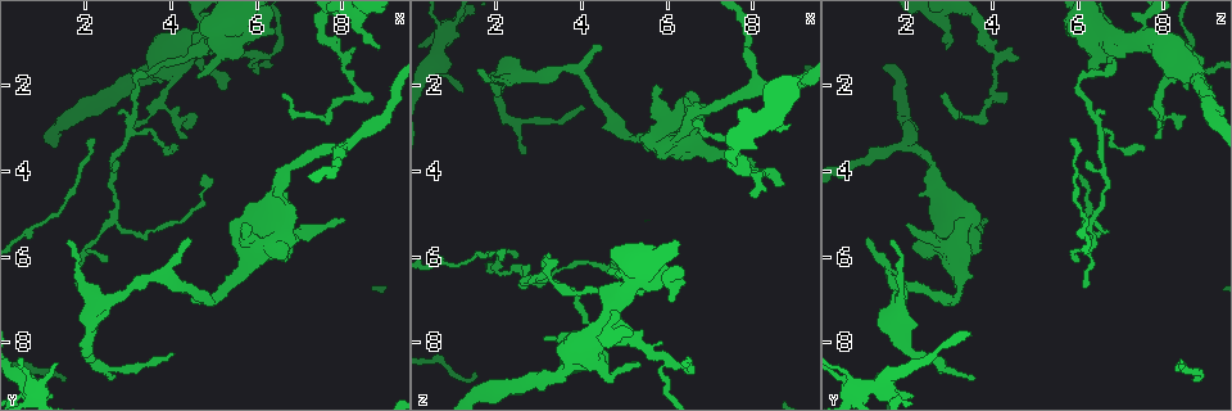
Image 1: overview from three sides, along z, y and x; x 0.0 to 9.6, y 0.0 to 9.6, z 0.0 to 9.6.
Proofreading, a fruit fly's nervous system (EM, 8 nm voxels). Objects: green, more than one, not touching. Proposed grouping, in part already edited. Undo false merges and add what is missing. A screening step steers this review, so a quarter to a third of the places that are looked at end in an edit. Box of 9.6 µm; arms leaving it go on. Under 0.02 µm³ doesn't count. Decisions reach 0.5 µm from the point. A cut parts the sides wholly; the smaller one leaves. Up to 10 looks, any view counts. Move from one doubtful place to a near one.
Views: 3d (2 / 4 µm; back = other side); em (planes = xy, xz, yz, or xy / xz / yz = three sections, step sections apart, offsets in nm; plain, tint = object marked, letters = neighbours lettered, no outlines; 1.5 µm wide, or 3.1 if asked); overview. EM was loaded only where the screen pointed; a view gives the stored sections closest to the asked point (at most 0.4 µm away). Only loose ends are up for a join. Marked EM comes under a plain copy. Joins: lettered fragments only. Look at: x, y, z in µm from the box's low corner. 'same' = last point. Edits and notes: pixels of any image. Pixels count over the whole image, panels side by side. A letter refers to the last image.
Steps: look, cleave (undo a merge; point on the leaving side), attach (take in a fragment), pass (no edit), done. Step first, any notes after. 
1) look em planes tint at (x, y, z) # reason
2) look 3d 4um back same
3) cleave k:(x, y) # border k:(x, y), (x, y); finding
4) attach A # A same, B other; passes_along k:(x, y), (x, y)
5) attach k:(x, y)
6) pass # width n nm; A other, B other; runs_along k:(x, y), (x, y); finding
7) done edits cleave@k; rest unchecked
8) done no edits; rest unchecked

look 3d 4um at (1.75, 6.80, 6.10) # branch stops here

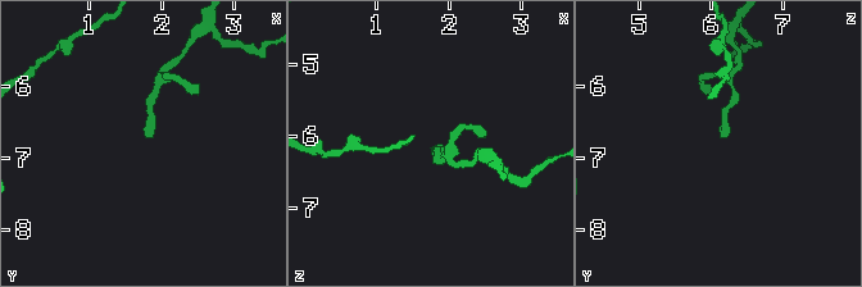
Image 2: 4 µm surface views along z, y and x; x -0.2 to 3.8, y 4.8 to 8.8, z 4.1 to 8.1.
look em planes letters at (1.80, 6.75, 6.20)

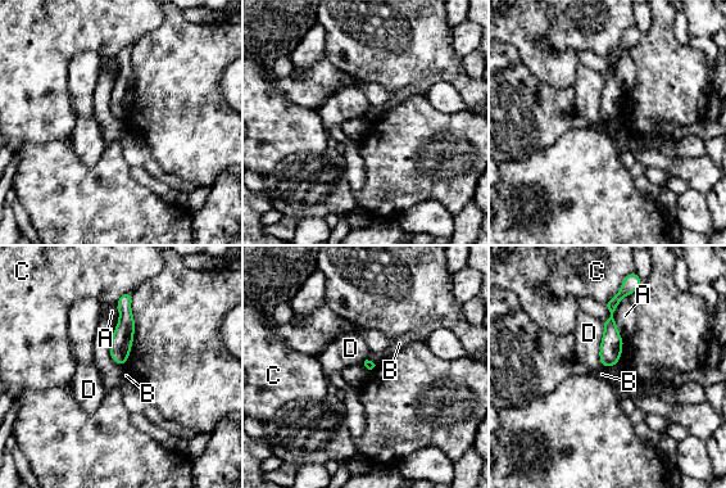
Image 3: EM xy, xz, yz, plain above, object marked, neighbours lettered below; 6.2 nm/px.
pass # A other, B other, C other, D other; border 3:(603, 366), (607, 367); no lettered fragment goes on from it

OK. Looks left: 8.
look em planes tint at (4.55, 1.30, 8.80) # thick turns thin

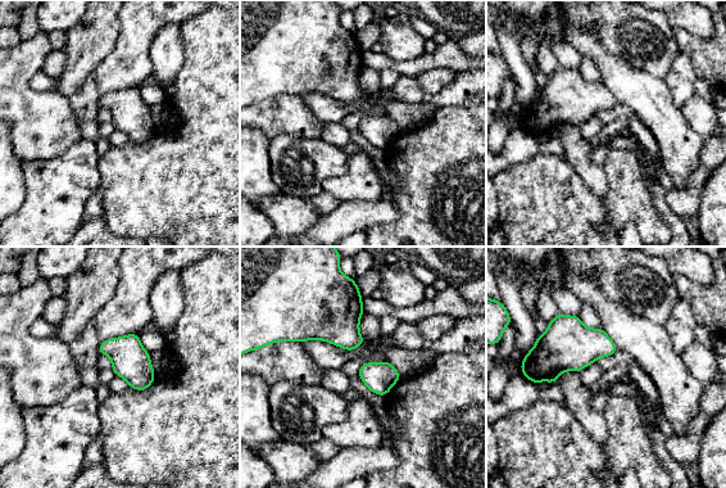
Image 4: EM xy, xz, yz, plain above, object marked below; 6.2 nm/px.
look em planes letters same # see the neighbours

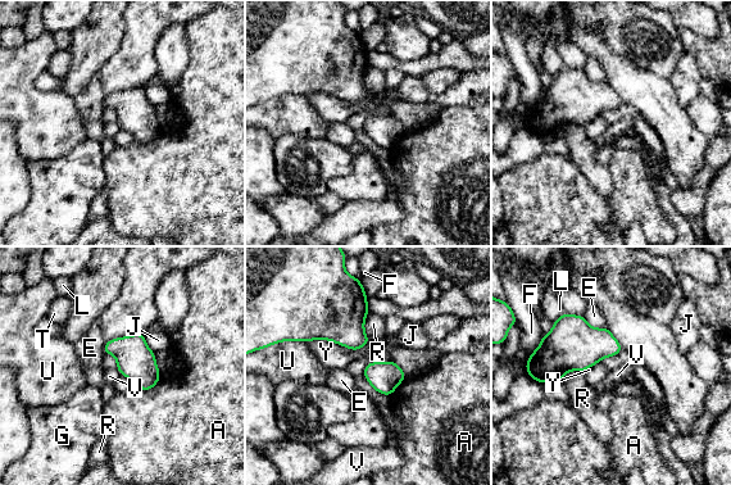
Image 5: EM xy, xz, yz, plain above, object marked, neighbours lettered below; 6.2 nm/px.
pass # A other, E other, F other, G other, J other, L other, R other, T other, U other, V other, Y other; border 5:(584, 316), (591, 326), (605, 327); one neuron here

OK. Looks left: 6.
look em xy step 8 letters at (5.65, 5.25, 2.00) # free end

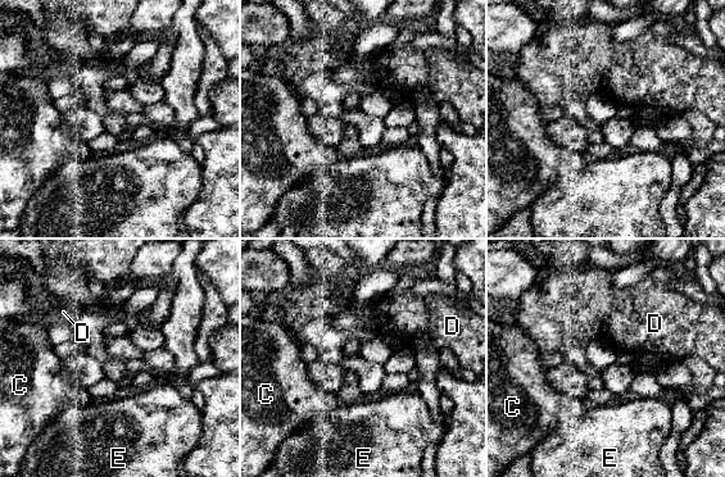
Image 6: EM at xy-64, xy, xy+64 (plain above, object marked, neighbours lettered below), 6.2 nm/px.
look em planes letters same

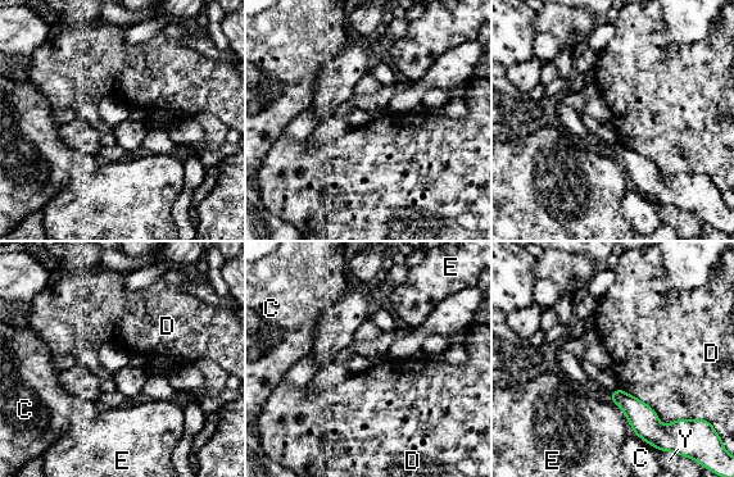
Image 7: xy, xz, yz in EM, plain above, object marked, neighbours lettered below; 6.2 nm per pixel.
pass # C other, D other, E other, Y other; none of them fits

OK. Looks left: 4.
look em planes letters at (2.70, 8.90, 3.55) # tapers out

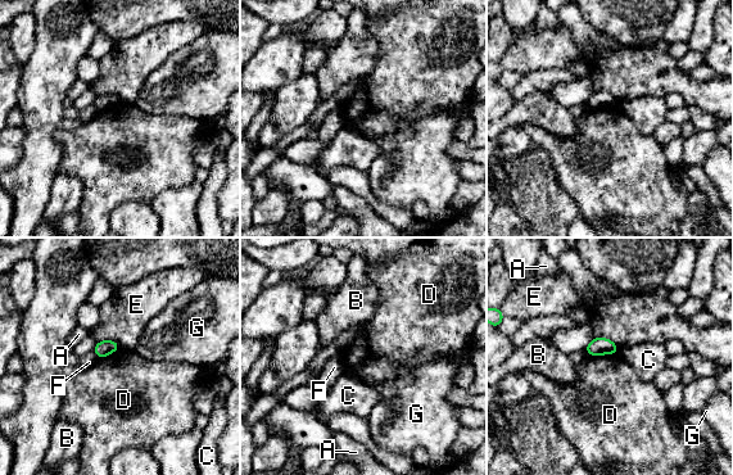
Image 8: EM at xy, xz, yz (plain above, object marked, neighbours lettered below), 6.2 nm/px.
pass # A other, B other, C other, D other, E other, F other, G other; border 8:(618, 351), (610, 354), (589, 356); none of them fits

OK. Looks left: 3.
done no edits; rest unchecked

